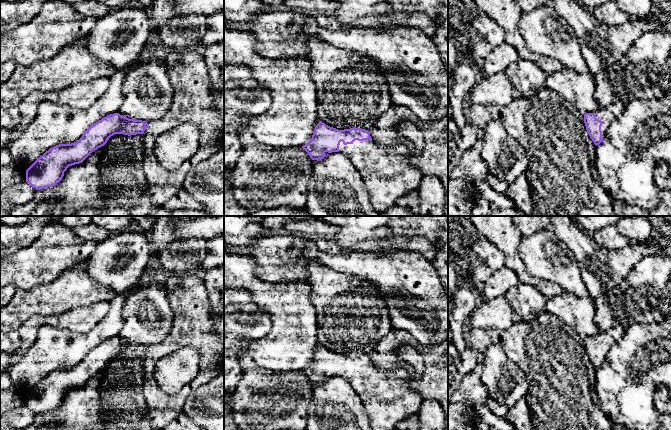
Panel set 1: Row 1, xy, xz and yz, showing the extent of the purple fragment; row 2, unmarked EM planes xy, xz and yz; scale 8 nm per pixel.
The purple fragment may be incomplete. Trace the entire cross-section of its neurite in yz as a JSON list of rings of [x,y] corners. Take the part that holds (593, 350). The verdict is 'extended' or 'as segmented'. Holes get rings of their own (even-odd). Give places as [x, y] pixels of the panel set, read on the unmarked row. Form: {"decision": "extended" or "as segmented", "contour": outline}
{"decision": "extended", "contour": [[[617,327],[610,331],[600,333],[597,337],[584,338],[586,354],[596,370],[603,365],[609,350],[623,337],[624,332],[624,328]]]}

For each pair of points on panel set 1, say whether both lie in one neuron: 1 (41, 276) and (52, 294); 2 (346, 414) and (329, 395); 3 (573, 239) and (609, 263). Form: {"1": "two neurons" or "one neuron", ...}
{"1": "two neurons", "2": "one neuron", "3": "one neuron"}

